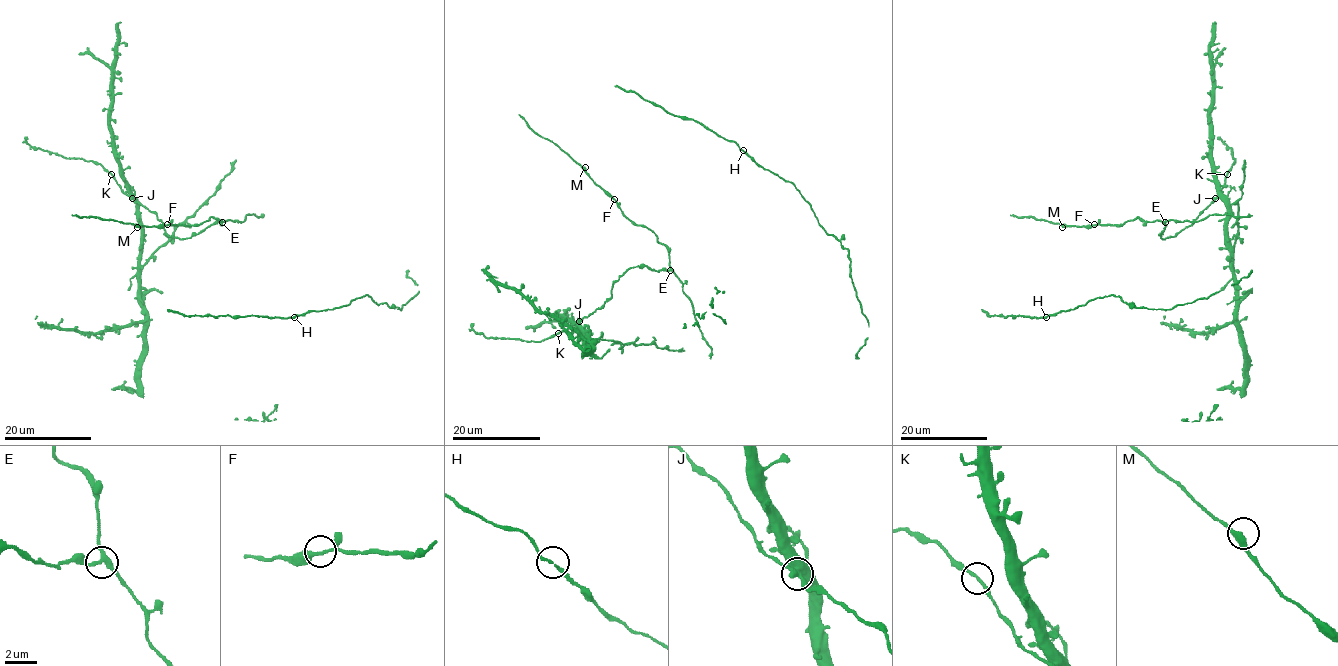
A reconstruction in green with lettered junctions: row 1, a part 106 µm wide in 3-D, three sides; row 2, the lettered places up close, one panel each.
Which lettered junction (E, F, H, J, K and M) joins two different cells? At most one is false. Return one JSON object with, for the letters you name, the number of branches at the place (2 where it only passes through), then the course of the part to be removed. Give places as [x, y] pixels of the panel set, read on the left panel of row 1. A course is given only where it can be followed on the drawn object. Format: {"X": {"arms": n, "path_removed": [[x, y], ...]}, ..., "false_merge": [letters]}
{"J": {"arms": 3}, "false_merge": ["J"]}

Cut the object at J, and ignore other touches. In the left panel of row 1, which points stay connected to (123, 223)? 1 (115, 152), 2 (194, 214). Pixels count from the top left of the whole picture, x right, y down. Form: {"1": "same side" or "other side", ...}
{"1": "other side", "2": "other side"}

